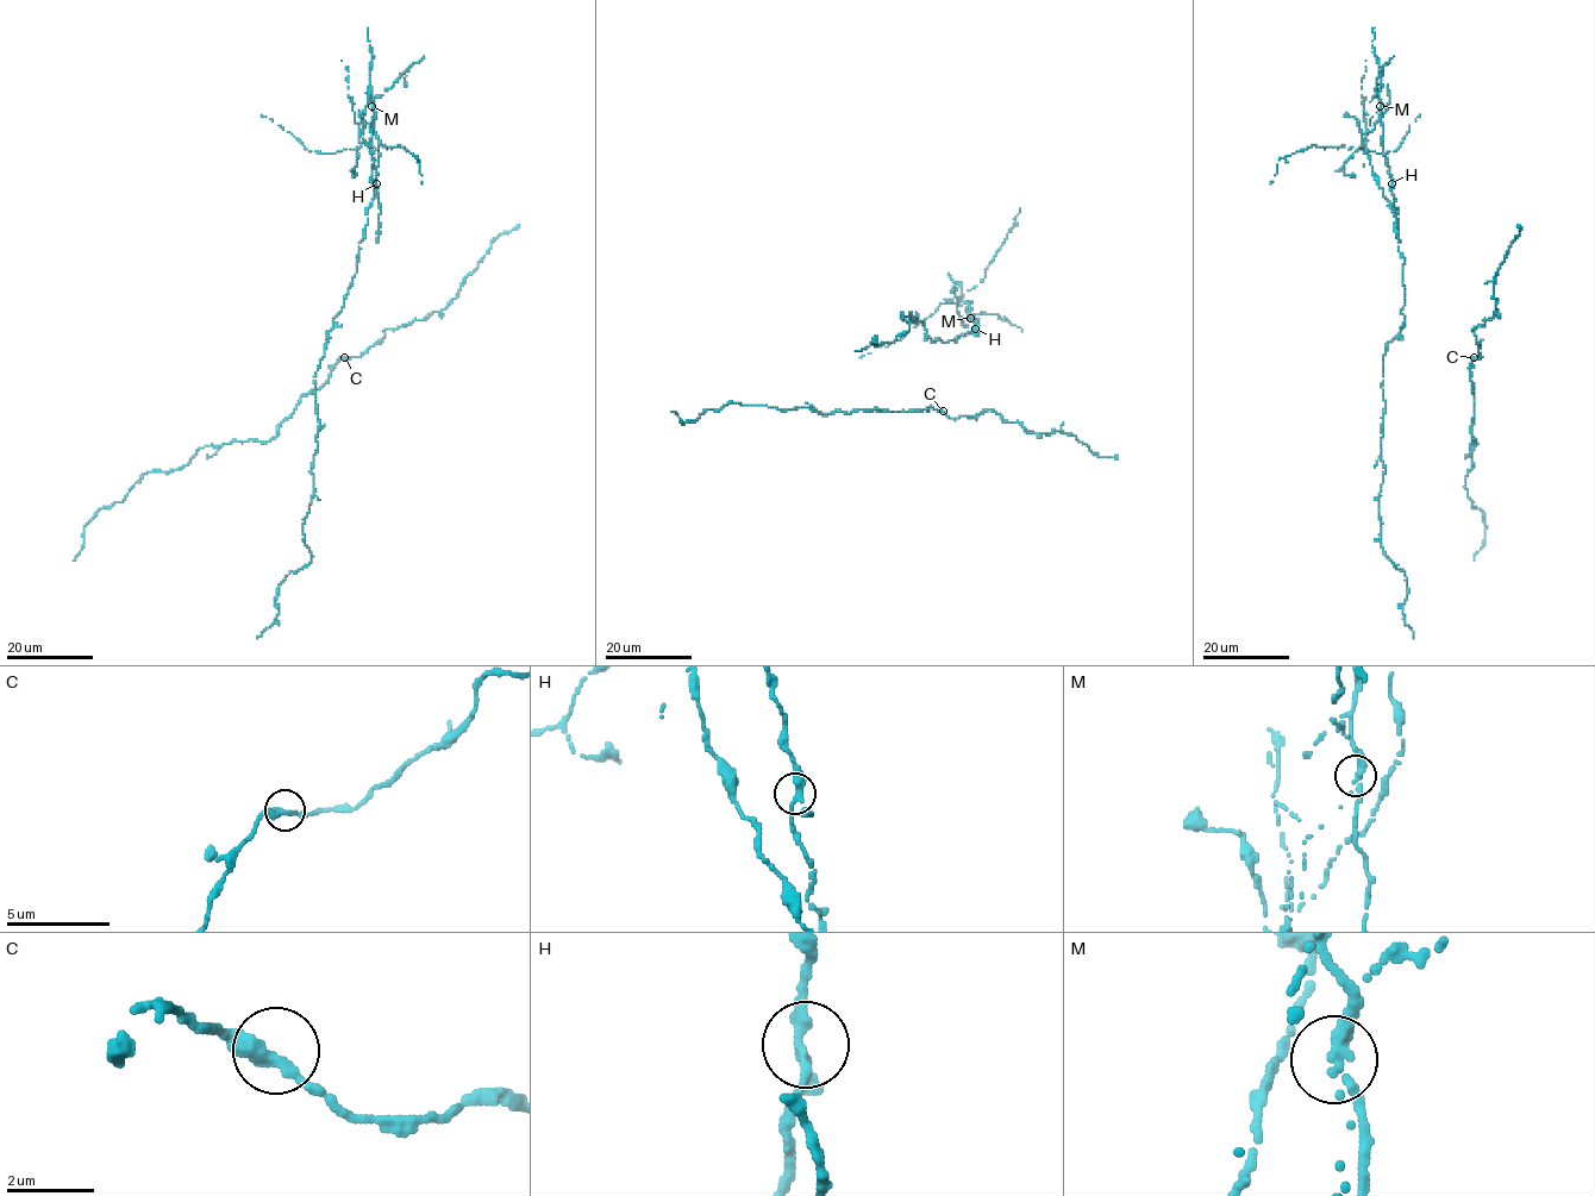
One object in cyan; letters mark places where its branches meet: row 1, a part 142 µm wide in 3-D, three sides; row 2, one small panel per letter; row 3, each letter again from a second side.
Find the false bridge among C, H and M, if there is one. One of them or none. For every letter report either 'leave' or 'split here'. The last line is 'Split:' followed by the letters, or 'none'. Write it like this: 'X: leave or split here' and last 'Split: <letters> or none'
C: leave
H: leave
M: split here
Split: M

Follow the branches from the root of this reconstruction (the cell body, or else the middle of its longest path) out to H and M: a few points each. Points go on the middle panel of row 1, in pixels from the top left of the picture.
H: (937, 339), (955, 342), (957, 336), (975, 329)
M: (937, 339), (955, 342), (957, 336), (971, 332), (977, 319), (970, 318)

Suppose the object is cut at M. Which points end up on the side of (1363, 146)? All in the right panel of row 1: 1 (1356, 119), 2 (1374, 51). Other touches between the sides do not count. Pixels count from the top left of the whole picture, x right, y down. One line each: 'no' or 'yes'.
1: yes
2: no

